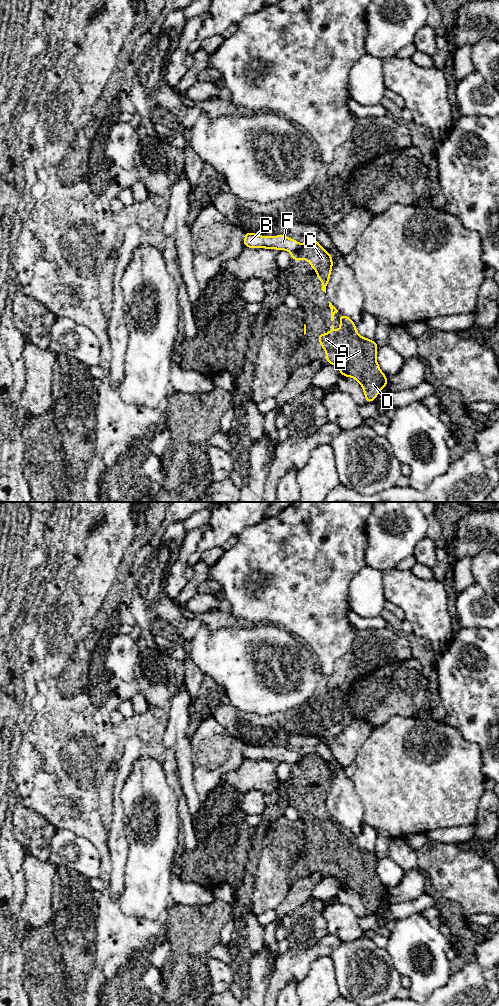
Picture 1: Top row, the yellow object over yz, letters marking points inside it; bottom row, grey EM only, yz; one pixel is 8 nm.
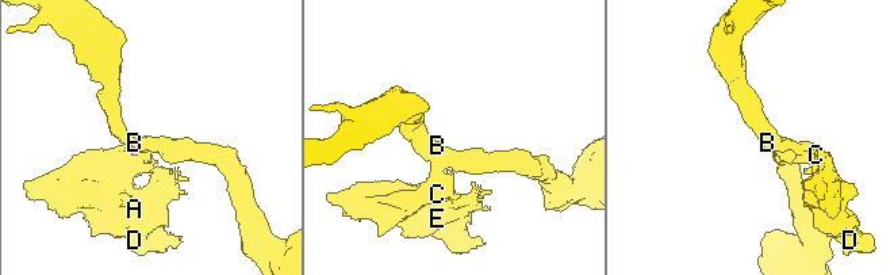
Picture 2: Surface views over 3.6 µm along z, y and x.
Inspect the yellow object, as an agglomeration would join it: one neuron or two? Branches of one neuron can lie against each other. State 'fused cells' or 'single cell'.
fused cells

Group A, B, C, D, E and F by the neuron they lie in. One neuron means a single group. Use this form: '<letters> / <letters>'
A C D E / B F

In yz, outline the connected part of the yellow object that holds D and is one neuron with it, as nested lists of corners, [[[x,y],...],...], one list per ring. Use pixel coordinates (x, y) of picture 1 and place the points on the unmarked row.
[[[340,825],[340,843],[331,838],[327,846],[319,846],[318,853],[326,862],[326,872],[335,877],[342,888],[356,891],[362,898],[366,915],[374,913],[388,890],[376,872],[378,857],[361,849],[351,830]]]

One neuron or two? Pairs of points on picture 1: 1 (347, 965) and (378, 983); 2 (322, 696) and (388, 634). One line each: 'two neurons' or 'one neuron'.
1: one neuron
2: one neuron

